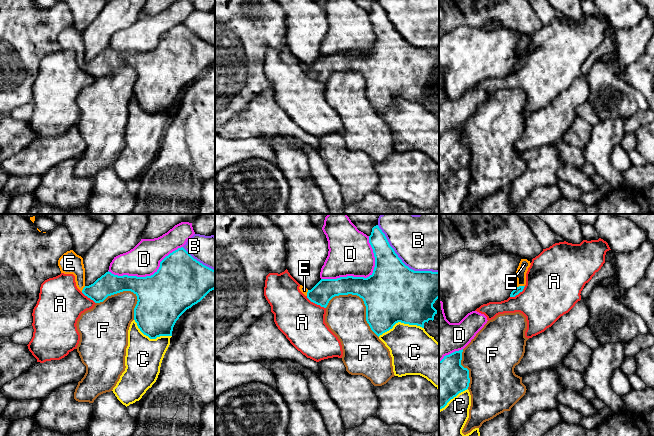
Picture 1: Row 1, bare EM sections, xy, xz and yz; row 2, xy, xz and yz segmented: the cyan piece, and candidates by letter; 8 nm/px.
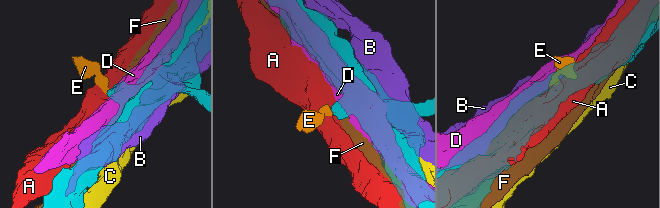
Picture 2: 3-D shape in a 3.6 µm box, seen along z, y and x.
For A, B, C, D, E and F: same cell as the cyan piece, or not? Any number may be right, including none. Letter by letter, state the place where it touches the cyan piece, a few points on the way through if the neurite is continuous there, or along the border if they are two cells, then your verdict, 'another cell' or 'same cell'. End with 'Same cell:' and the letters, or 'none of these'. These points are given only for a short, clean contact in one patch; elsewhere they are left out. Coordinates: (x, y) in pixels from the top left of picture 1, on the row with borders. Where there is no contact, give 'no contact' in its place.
A: meets cyan in xz at (316, 303); border along xz (306, 296), (311, 301), (325, 308); another cell
B: meets cyan in xz at (401, 261); another cell
C: meets cyan in xz at (400, 321); another cell
D: meets cyan in xz at (363, 277); another cell
E: meets cyan in yz at (519, 286); runs through yz (516, 291), (519, 286), (524, 264); same cell
F: meets cyan in xz at (363, 300); another cell
Same cell: E

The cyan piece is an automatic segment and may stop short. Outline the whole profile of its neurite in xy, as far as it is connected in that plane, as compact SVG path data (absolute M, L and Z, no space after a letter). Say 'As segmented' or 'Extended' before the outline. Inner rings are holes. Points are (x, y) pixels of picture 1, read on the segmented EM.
Extended. M183 247L166 256L160 262L159 269L151 276L118 276L108 271L89 286L85 285L83 258L73 250L59 258L58 266L61 273L73 274L77 288L95 303L103 302L108 296L123 291L133 292L138 300L134 308L134 320L140 331L150 339L172 336L179 317L215 289L215 270L194 259Z

